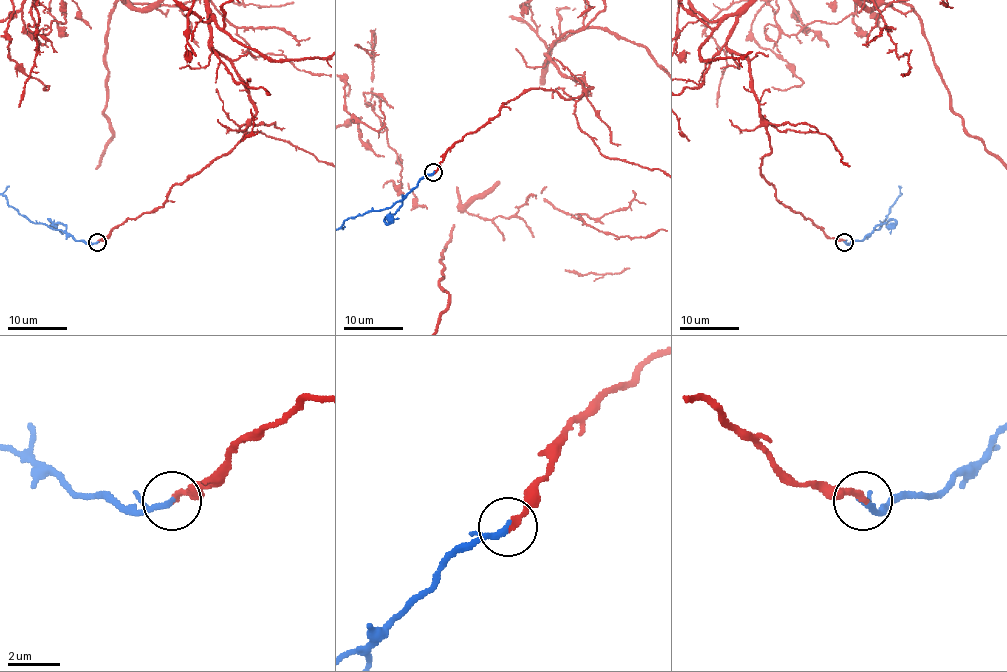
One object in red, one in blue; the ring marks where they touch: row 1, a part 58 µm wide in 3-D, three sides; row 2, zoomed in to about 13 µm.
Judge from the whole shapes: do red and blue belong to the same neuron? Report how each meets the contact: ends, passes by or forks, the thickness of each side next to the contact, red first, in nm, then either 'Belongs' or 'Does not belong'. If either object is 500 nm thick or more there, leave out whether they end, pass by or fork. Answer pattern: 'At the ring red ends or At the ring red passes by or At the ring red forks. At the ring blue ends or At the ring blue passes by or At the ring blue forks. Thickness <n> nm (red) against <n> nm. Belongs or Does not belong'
At the ring red ends. At the ring blue passes by. Thickness 220 nm (red) against 170 nm. Belongs

